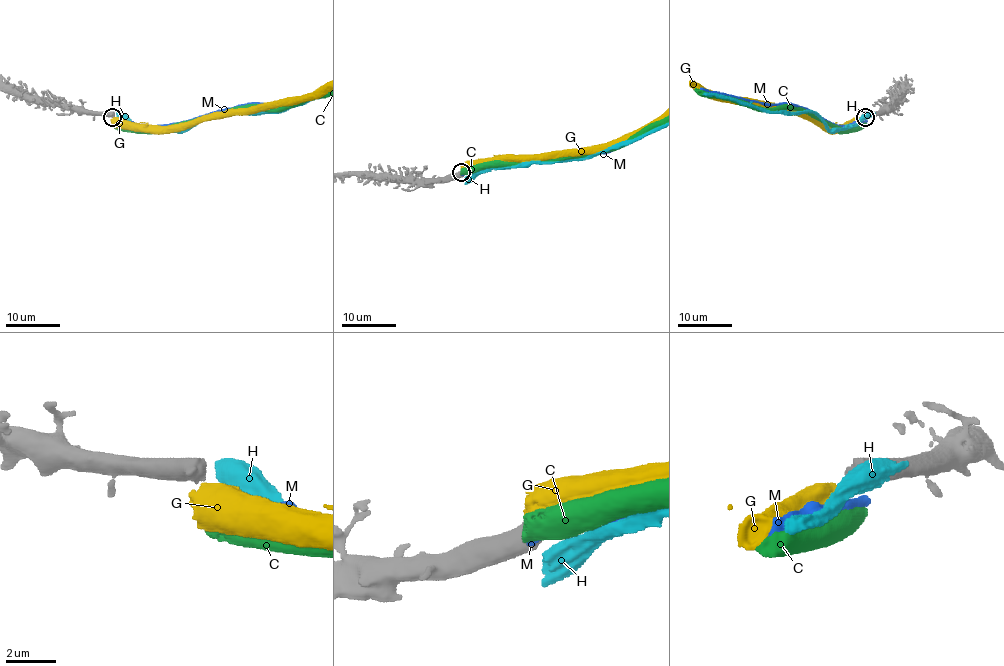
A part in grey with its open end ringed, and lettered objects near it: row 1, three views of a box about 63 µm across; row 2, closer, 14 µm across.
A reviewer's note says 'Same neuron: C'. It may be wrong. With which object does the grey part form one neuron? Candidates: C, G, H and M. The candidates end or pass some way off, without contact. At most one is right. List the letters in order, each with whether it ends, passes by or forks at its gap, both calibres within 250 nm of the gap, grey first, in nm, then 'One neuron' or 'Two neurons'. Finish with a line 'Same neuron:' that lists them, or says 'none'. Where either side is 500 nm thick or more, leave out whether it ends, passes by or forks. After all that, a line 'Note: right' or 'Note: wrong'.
C: Thickness 650 nm (grey) against 600 nm. One neuron
G: Thickness 650 nm (grey) against 600 nm. Two neurons
H: Thickness 650 nm (grey) against 800 nm. Two neurons
M: Thickness 650 nm (grey) against 300 nm. Two neurons
Same neuron: C
Note: right

